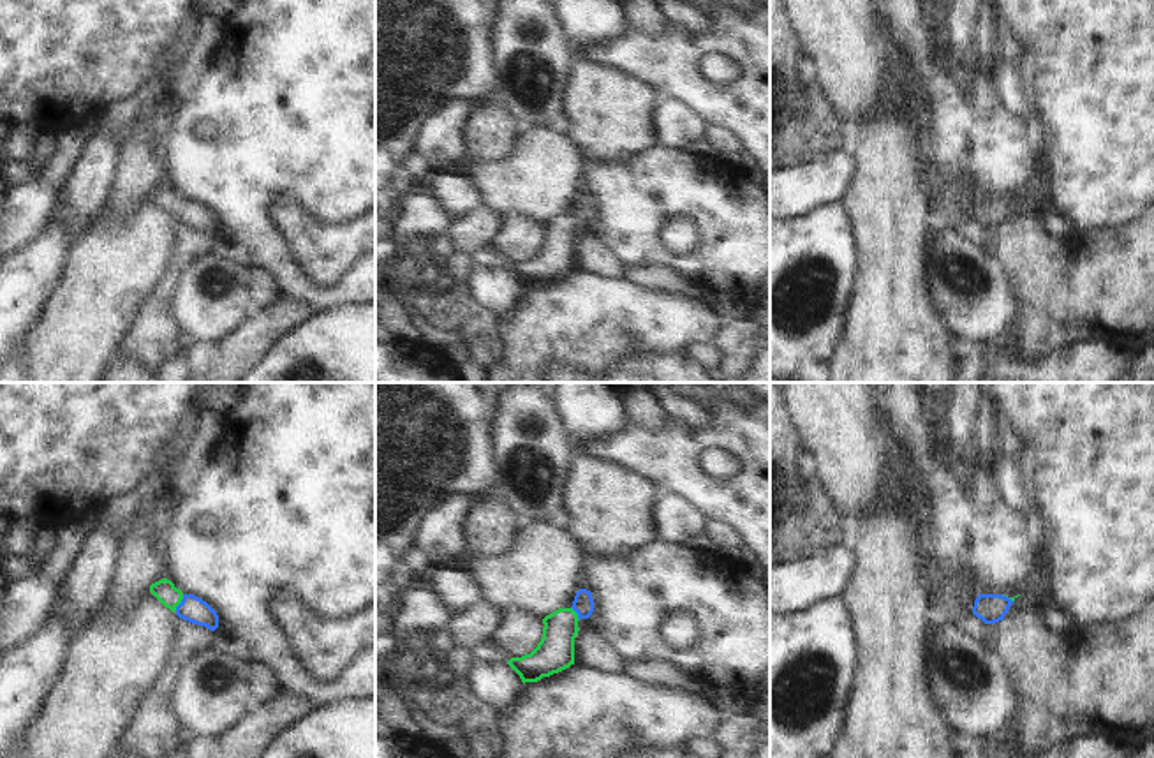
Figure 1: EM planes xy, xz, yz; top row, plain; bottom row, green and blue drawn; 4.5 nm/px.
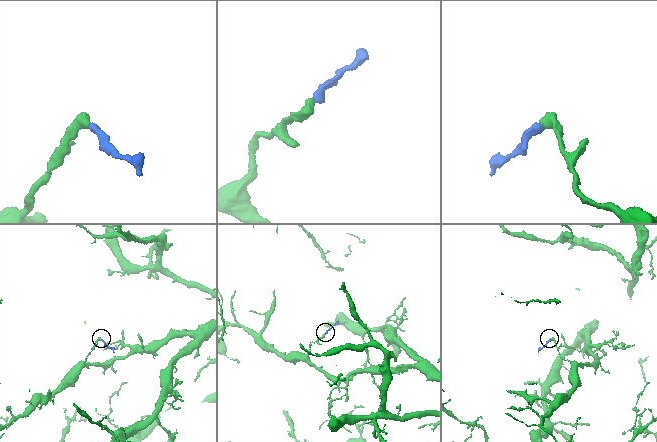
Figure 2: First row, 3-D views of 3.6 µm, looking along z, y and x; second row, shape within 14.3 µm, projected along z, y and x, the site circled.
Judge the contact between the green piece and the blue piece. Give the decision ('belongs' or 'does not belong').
belongs

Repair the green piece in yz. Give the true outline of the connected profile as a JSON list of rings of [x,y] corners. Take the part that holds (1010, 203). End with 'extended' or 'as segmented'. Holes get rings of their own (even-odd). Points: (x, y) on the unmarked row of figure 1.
[[[980,199],[974,206],[973,219],[985,229],[994,229],[1004,224],[1015,203],[1002,199]]] | extended

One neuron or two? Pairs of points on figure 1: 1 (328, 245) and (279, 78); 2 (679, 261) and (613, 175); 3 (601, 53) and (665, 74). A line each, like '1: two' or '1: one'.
1: two
2: one
3: one

